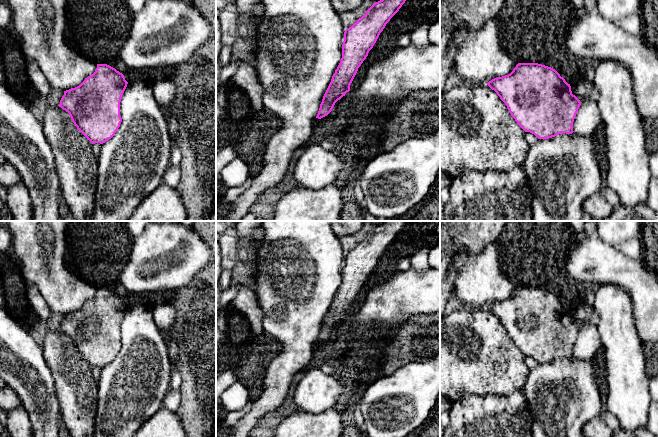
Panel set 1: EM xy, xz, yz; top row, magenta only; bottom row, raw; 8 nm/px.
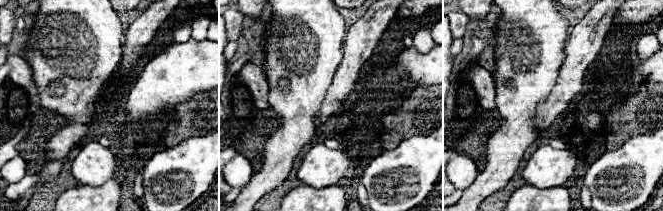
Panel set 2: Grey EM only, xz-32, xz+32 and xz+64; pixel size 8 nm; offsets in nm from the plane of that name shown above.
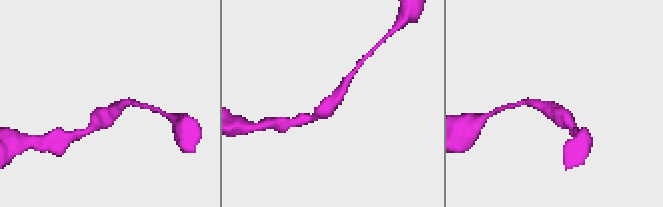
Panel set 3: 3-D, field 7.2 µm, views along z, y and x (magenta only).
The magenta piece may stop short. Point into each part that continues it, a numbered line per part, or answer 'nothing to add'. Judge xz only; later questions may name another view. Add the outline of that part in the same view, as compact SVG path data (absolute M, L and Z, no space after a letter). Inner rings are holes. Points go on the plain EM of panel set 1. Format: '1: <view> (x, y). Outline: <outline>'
nothing to add

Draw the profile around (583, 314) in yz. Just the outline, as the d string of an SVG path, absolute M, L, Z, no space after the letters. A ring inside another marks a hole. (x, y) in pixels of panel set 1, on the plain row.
M585 303L574 308L570 308L572 318L575 319L581 326L592 324L597 326L599 316L593 306L588 306Z

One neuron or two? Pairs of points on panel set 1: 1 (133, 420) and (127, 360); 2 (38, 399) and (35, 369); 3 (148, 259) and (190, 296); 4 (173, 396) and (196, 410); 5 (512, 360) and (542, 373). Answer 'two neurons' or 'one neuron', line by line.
1: one neuron
2: one neuron
3: two neurons
4: two neurons
5: two neurons

